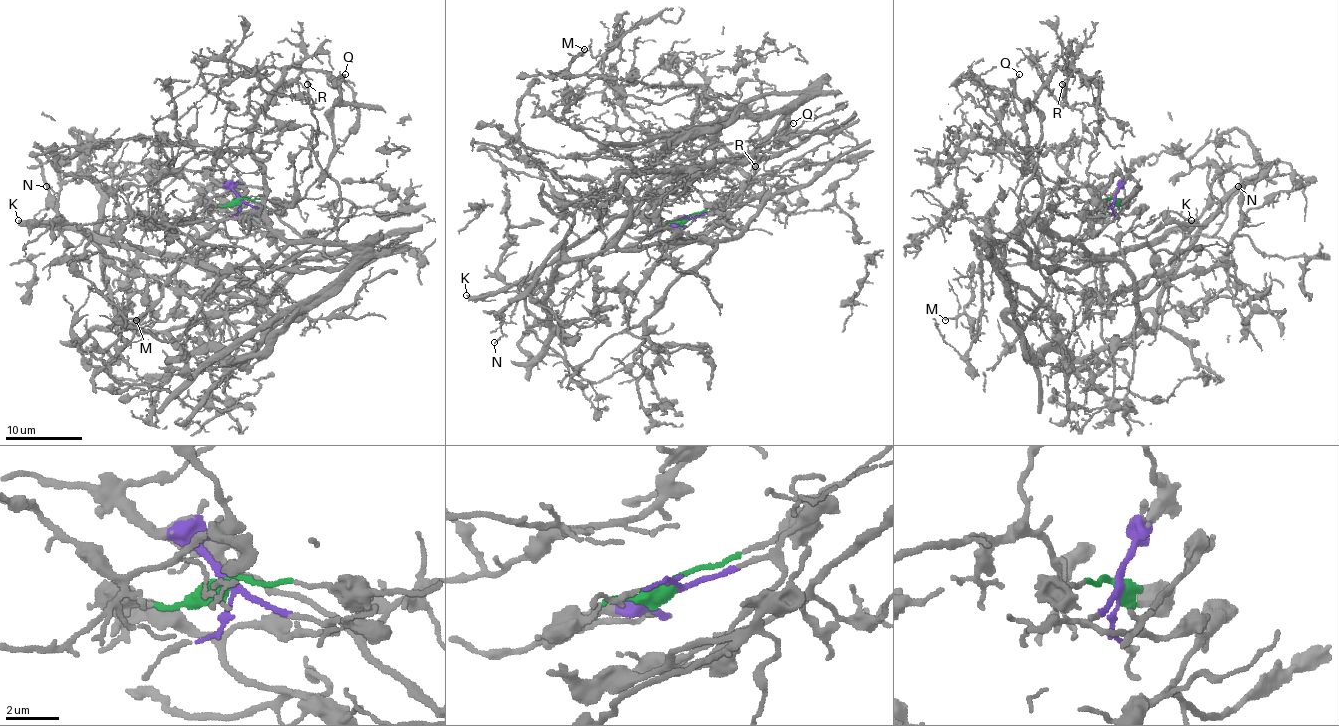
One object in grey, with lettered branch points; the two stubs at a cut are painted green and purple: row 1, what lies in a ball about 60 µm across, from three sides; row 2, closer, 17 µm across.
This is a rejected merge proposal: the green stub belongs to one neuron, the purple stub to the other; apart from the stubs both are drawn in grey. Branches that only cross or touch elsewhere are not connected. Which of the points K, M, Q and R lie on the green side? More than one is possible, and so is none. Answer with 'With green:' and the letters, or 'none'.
With green: K, Q

